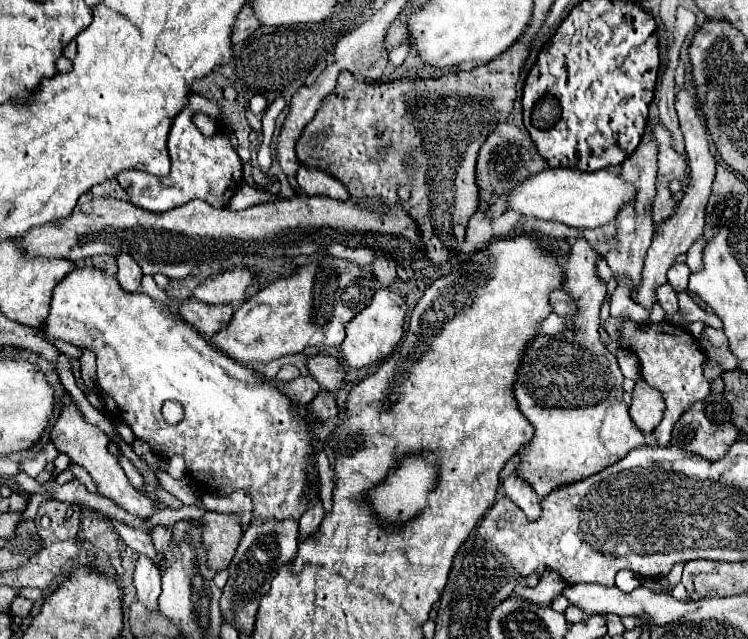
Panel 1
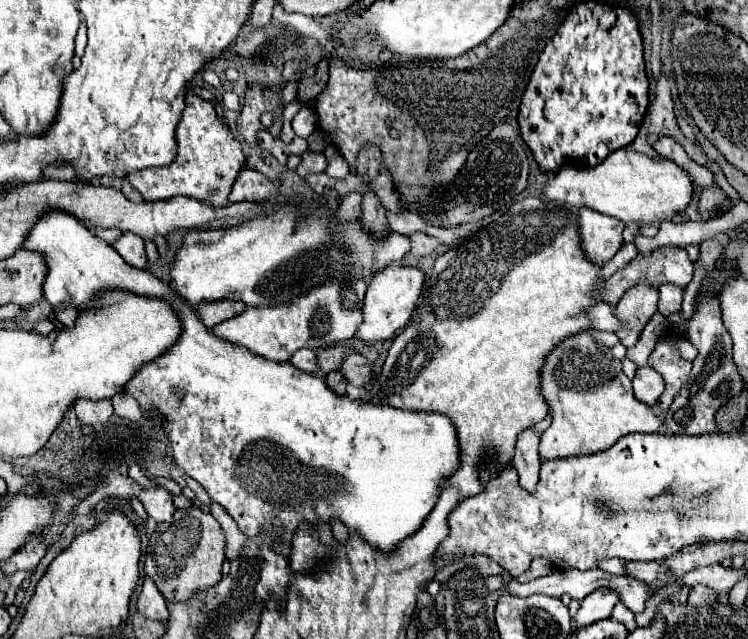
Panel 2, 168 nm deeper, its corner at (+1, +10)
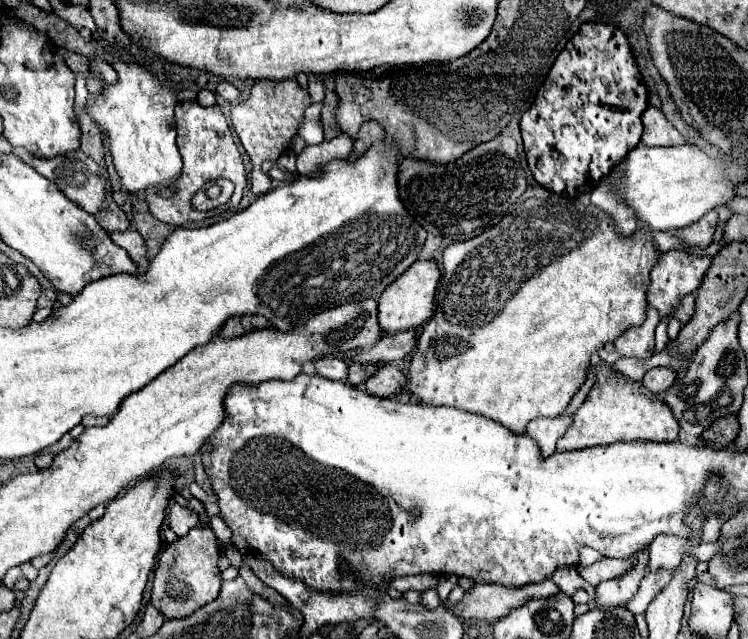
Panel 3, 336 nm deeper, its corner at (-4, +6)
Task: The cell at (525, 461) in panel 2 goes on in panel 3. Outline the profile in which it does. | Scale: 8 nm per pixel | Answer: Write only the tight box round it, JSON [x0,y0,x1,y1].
[527,414,573,456]

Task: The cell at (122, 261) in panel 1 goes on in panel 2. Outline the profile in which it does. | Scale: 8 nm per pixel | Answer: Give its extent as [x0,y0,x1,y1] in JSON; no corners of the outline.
[114,232,146,270]

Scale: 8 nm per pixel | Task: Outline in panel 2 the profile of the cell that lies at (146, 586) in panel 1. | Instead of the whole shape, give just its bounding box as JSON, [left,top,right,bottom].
[138,576,168,622]

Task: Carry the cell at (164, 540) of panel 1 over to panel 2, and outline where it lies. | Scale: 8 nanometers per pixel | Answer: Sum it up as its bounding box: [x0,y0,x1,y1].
[144,508,226,600]

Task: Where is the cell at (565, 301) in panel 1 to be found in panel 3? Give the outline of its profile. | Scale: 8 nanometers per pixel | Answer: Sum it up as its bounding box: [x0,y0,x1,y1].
[647,250,713,320]

